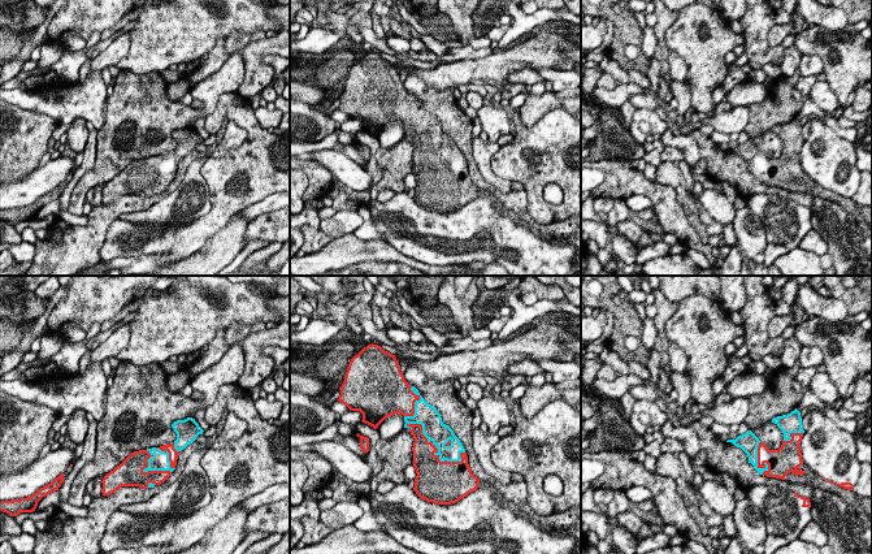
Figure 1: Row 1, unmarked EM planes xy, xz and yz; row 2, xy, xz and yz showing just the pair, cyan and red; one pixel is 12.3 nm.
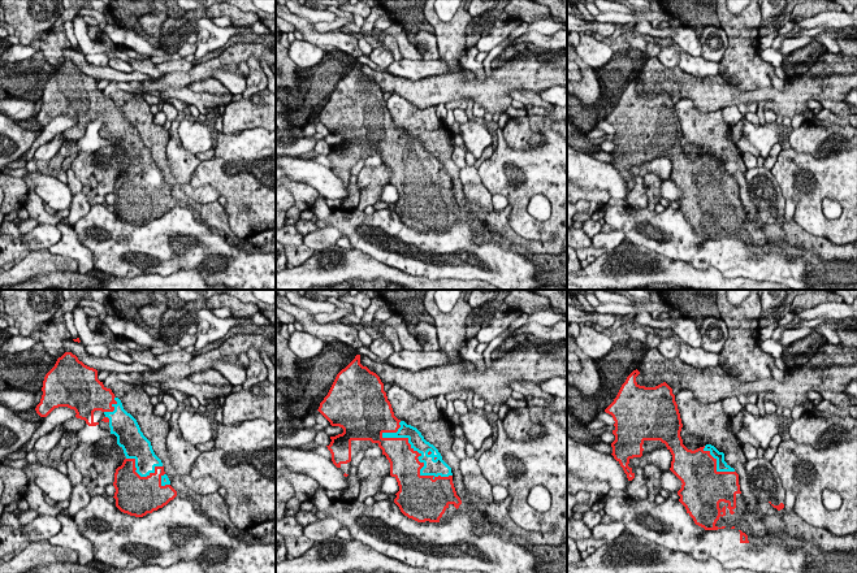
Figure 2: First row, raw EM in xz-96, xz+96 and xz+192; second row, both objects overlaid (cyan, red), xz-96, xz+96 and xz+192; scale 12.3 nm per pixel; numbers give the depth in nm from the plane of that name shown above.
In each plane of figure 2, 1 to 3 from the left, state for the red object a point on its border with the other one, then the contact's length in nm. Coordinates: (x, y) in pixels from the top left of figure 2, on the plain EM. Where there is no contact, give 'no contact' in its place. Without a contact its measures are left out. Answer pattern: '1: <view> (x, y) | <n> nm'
1: xz-96 (141, 185) | 460 nm
2: xz+96 (418, 166) | 1050 nm
3: xz+192 (717, 174) | 500 nm

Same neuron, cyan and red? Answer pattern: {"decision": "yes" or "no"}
{"decision": "yes"}

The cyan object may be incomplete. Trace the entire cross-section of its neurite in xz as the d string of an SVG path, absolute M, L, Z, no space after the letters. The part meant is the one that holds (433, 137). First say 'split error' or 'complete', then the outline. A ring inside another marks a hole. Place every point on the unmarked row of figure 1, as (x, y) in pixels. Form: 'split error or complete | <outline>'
split error | M368 53L355 64L339 96L339 111L351 120L363 122L363 131L374 138L391 124L400 121L404 125L404 137L411 138L413 151L413 176L416 178L416 203L433 212L451 213L477 199L477 187L468 173L468 165L454 139L442 130L441 122L430 114L415 95L411 95L400 81L400 74L390 61L378 53Z

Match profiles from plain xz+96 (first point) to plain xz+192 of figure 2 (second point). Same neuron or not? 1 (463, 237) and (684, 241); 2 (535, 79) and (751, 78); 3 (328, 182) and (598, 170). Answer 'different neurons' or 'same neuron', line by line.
1: same neuron
2: different neurons
3: same neuron

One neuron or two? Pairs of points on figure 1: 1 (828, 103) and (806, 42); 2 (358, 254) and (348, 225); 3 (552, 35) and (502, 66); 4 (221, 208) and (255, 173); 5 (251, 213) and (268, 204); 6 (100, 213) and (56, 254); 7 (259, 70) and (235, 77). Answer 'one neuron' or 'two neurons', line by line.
1: two neurons
2: two neurons
3: one neuron
4: one neuron
5: one neuron
6: one neuron
7: two neurons

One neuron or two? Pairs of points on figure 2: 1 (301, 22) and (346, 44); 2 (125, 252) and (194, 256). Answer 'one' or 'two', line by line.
1: one
2: one

